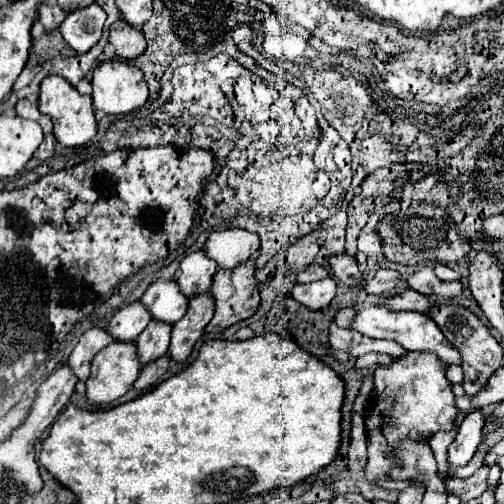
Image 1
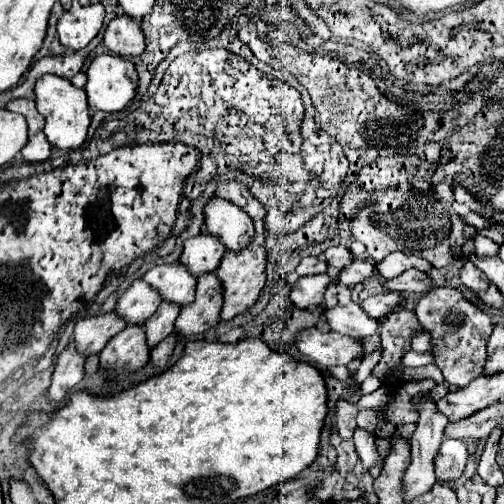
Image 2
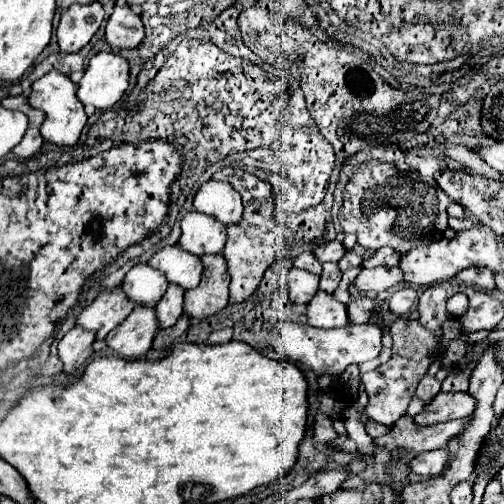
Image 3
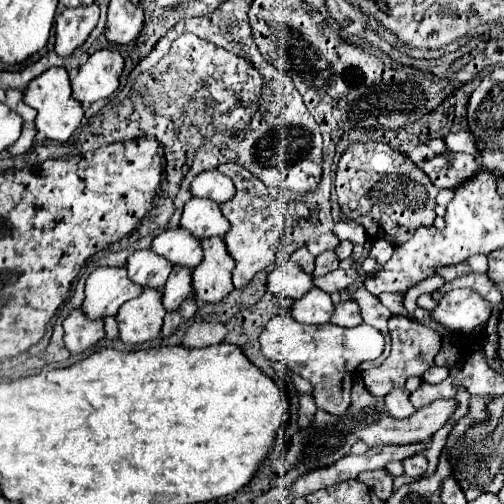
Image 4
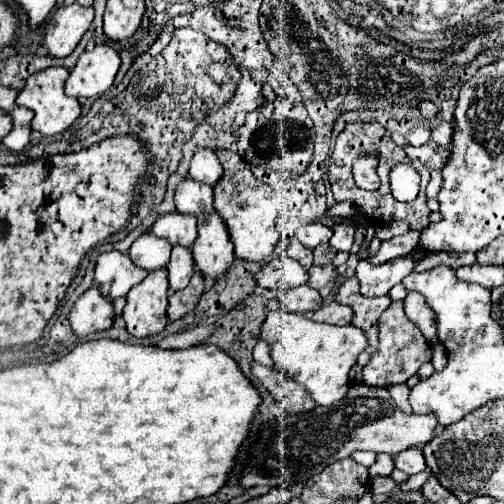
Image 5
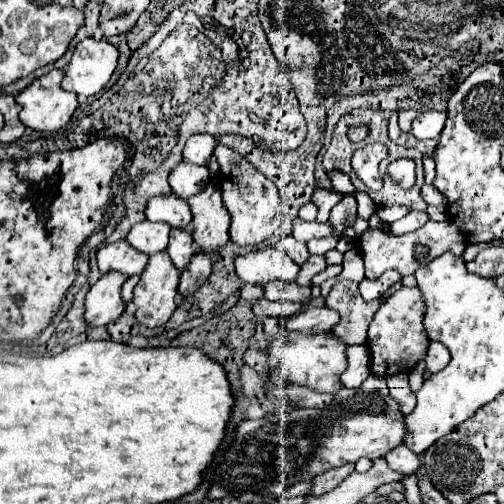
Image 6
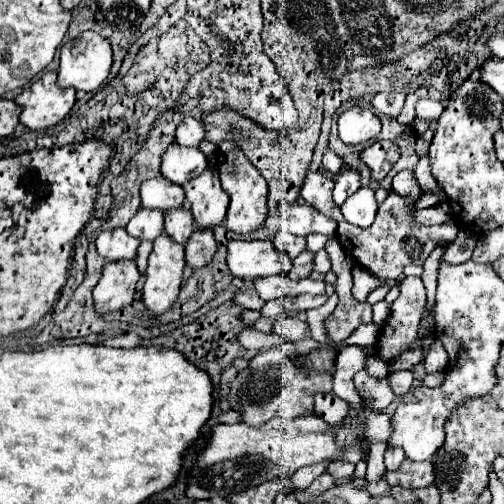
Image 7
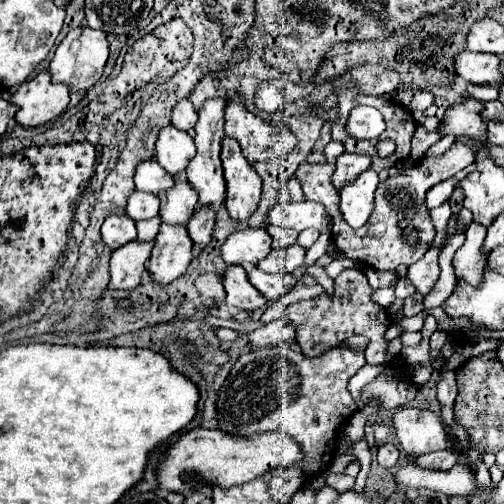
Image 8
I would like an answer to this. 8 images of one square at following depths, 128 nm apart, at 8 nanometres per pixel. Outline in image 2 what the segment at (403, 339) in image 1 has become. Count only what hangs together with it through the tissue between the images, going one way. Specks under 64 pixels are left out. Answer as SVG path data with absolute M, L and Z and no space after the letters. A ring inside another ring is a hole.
M350 302L346 306L336 304L334 308L322 306L322 316L326 318L330 330L348 334L354 338L368 338L376 332L378 320L372 320L358 304ZM422 330L418 336L412 338L412 350L416 350L416 352L430 352L432 350L430 334L426 330Z

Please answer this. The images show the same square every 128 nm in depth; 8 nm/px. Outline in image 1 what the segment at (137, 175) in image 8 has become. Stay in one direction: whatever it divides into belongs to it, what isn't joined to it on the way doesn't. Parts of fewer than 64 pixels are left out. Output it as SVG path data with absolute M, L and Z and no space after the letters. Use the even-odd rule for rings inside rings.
M154 280L142 296L144 306L150 310L152 318L176 324L188 310L188 298L180 292L176 280Z

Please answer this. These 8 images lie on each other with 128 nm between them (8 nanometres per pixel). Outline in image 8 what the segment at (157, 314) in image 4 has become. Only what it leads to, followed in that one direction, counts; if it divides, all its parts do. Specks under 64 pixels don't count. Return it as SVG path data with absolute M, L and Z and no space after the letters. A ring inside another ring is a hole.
M162 224L148 260L148 270L154 274L154 280L158 284L170 284L180 278L194 258L192 246L186 228L180 228L180 224Z

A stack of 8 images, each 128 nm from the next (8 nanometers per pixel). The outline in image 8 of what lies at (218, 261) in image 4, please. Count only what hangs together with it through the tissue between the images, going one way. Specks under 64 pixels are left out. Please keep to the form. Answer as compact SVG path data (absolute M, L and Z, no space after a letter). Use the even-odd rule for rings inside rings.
M208 98L206 104L202 104L200 112L198 112L198 122L196 122L196 156L192 158L192 162L186 168L186 178L188 182L194 186L194 190L198 192L198 206L210 204L222 204L226 198L226 186L224 186L224 174L222 174L222 164L220 164L220 144L224 134L224 108L226 108L226 100L224 98Z

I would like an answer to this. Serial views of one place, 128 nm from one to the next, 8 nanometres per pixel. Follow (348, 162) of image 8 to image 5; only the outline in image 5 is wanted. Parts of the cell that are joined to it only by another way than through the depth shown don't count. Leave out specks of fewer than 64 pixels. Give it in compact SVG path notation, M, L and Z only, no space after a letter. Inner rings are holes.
M346 218L340 224L336 224L332 230L334 230L334 236L330 240L330 246L334 246L336 250L342 250L342 252L350 252L352 244L354 244L354 230L356 230L354 220Z

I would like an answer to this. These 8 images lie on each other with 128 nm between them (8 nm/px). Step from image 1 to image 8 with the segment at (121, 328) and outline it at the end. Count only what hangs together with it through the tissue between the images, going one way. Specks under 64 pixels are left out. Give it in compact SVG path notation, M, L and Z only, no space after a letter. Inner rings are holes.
M134 190L134 192L128 196L126 214L128 214L132 220L138 222L138 220L146 220L146 218L158 216L158 206L160 206L158 196L152 196L150 192Z

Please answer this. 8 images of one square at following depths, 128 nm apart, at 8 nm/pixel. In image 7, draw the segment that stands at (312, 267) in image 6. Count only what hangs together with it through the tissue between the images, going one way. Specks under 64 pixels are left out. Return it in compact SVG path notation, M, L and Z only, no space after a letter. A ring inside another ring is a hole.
M310 250L300 252L300 256L297 256L292 262L293 266L288 277L292 280L306 278L312 272L312 260L314 260L314 254Z

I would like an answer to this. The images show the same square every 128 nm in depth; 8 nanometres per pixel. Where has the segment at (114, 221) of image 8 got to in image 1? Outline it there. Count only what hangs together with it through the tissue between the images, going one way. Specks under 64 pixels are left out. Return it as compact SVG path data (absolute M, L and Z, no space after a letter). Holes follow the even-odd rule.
M90 328L86 330L78 344L74 346L70 358L68 358L68 364L74 368L76 376L80 376L80 380L86 380L90 376L90 362L92 358L112 342L112 336L108 336L108 332L104 328Z

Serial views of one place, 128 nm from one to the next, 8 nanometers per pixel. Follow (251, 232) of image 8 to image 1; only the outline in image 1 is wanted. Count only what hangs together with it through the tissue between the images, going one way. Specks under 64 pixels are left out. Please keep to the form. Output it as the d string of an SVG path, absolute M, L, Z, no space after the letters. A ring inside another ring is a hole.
M330 276L324 280L316 280L314 284L296 284L292 288L292 298L310 310L330 306L334 296L336 296L336 282Z

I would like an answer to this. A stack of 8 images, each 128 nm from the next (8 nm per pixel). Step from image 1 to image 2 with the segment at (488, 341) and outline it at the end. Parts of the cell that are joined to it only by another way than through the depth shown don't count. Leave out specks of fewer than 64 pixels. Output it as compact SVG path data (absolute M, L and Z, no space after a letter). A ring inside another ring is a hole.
M442 286L428 290L416 304L416 316L424 330L432 336L434 366L438 366L444 378L462 388L482 374L486 360L486 342L494 330L494 318L468 302L458 288Z

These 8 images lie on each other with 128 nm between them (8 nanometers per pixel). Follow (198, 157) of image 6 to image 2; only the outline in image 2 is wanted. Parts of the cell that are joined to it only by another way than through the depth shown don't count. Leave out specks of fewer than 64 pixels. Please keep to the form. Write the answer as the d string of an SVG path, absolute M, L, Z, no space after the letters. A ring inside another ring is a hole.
M212 196L204 204L204 226L210 234L220 236L228 250L246 248L254 234L252 218L240 206L220 196Z

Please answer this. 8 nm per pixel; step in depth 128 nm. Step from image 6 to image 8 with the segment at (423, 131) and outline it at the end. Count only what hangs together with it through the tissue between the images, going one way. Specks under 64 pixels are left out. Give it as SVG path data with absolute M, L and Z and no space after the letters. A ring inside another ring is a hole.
M418 90L418 92L414 92L410 108L412 108L412 112L424 112L432 102L434 102L434 96L430 90Z

